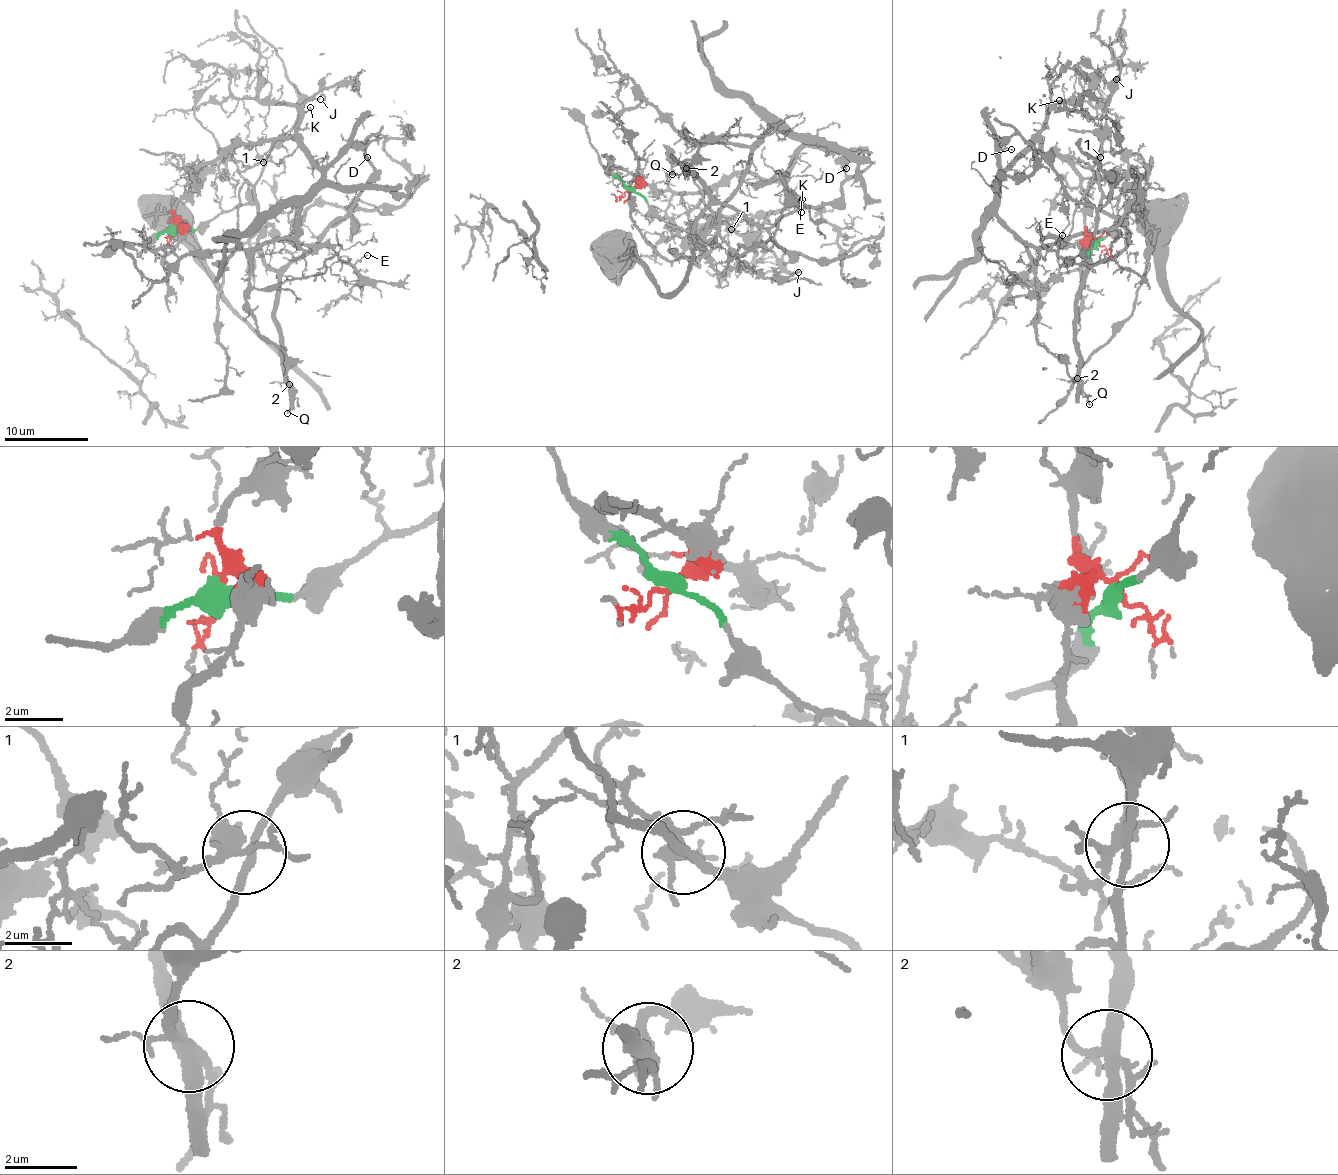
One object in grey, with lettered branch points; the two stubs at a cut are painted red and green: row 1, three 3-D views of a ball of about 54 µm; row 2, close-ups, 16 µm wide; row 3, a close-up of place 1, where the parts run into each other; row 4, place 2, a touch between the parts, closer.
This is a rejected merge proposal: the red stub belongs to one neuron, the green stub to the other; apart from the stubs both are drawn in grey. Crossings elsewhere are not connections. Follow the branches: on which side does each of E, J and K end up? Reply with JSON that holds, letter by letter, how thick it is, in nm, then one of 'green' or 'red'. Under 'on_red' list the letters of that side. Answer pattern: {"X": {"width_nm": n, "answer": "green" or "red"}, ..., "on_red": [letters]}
{"E": {"width_nm": 110, "answer": "red"}, "J": {"width_nm": 170, "answer": "green"}, "K": {"width_nm": 130, "answer": "red"}, "on_red": ["E", "K"]}

